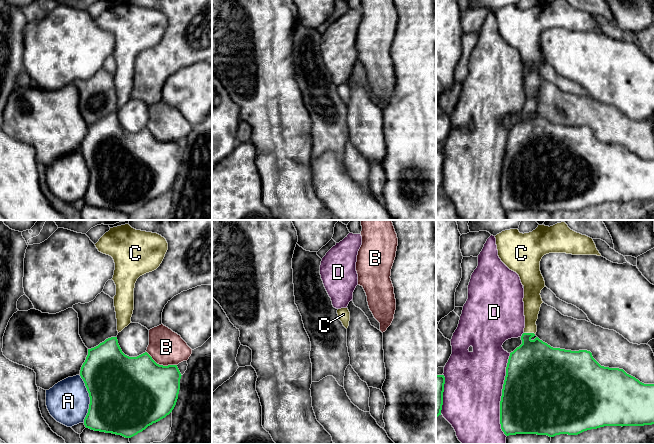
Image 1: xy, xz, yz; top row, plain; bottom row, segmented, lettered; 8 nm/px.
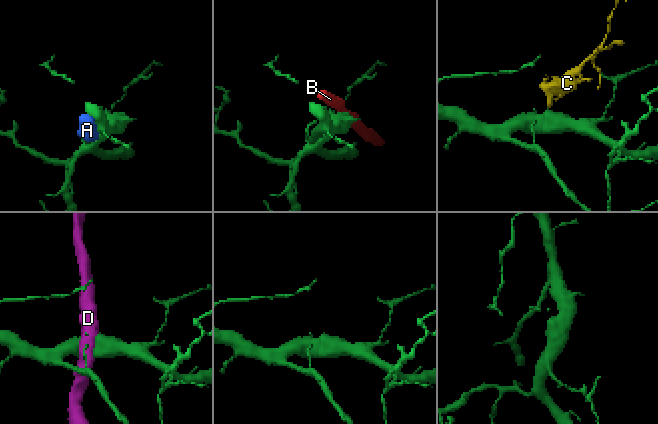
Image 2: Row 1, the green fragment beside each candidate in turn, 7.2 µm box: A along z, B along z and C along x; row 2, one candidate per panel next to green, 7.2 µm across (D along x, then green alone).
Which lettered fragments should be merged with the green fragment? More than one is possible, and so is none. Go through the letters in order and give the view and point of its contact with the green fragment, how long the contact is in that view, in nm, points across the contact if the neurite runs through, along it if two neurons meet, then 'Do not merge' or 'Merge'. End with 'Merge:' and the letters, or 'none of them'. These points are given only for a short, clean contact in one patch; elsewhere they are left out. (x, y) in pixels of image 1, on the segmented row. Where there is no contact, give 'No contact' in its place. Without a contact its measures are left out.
A: Touches green at xy (90, 399). Shared border 380 nm. Do not merge
B: Touches green at xy (161, 365). Shared border 280 nm. Do not merge
C: Touches green at yz (529, 333). Shared border 90 nm. Path across: yz (534, 363), (528, 347), (529, 333), (532, 302). Merge
D: Touches green at yz (502, 395). Shared border 650 nm. Do not merge
Merge: C

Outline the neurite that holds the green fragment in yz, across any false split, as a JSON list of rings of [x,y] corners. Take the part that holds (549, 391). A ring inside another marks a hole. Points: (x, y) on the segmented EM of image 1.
[[[565,222],[557,223],[553,226],[538,225],[538,227],[529,233],[520,233],[518,229],[510,229],[502,231],[495,236],[496,245],[498,250],[498,256],[501,261],[512,271],[516,272],[524,286],[524,316],[525,316],[525,328],[524,333],[521,336],[522,344],[517,347],[513,352],[510,353],[507,367],[506,376],[502,389],[502,396],[500,401],[500,424],[501,429],[506,436],[516,435],[516,434],[537,434],[537,435],[547,435],[549,437],[554,437],[560,434],[568,435],[578,435],[584,431],[597,429],[604,426],[644,426],[654,424],[654,384],[644,384],[640,382],[635,377],[627,374],[623,369],[619,368],[609,368],[601,366],[592,356],[592,353],[587,350],[571,351],[560,348],[553,348],[547,343],[536,337],[534,340],[531,338],[535,336],[537,332],[536,321],[538,319],[538,314],[540,311],[541,304],[543,303],[541,298],[541,290],[546,287],[544,278],[540,271],[540,261],[542,257],[549,253],[566,253],[572,255],[597,255],[601,256],[596,248],[596,245],[592,238],[577,233],[571,230]]]

